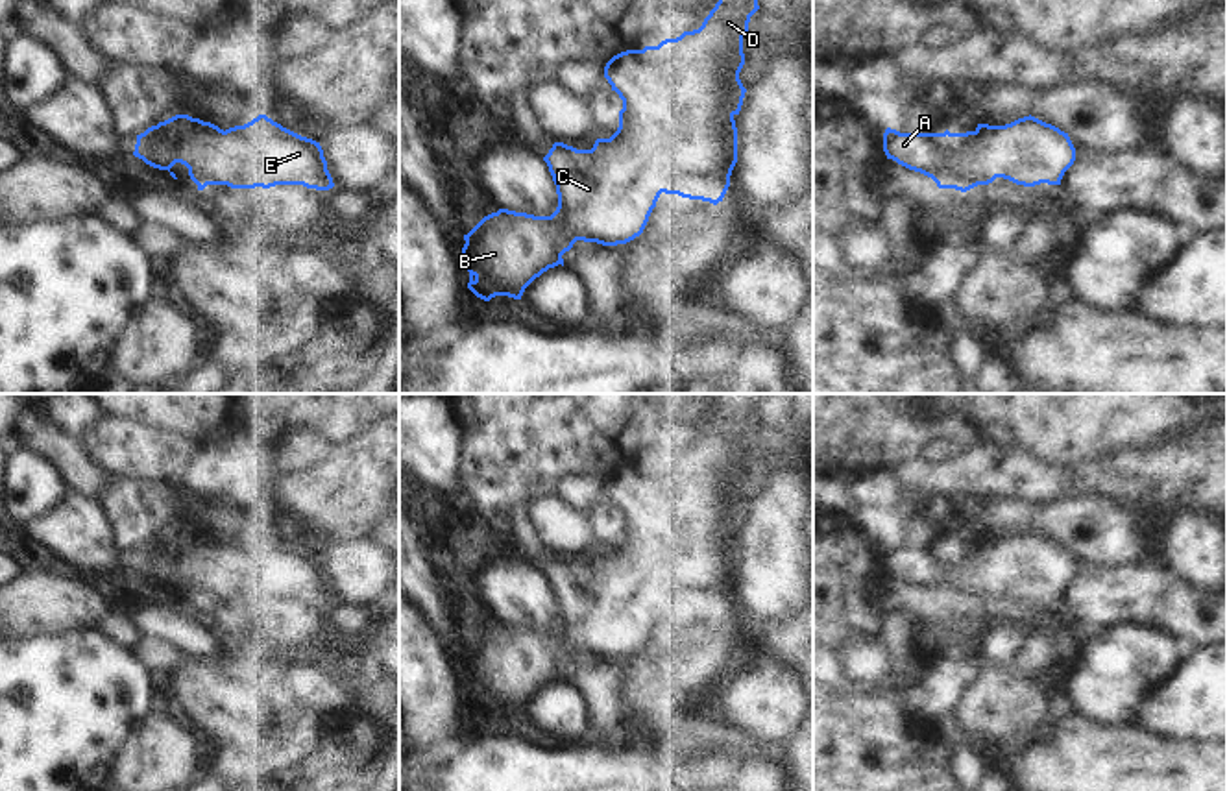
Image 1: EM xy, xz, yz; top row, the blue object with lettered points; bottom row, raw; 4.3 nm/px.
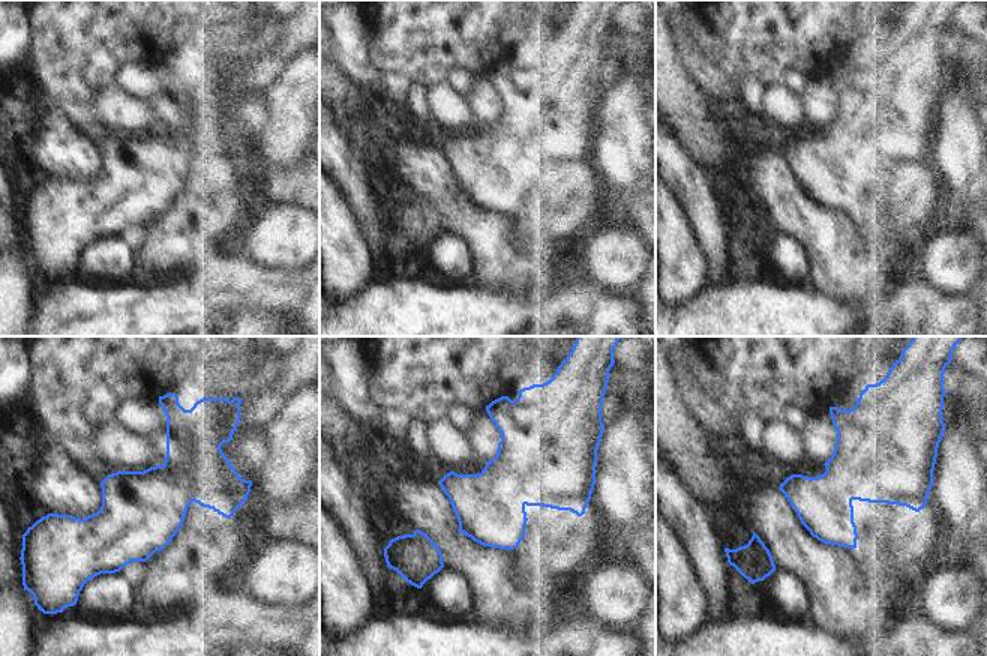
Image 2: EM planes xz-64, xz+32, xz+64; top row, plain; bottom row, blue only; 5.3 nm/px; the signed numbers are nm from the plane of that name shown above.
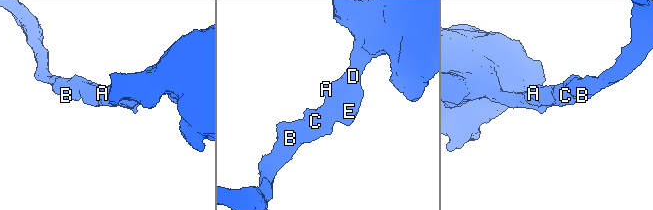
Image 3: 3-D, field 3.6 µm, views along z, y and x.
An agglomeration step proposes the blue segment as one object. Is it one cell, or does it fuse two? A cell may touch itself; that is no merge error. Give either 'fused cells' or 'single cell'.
single cell

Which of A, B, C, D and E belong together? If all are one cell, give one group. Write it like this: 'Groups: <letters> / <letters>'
Groups: A B C D E.

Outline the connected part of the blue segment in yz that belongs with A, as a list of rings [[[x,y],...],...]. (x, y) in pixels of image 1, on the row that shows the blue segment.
[[[1035,116],[966,133],[883,133],[887,159],[931,177],[939,189],[966,192],[996,177],[1016,185],[1061,185],[1075,161],[1068,133]]]

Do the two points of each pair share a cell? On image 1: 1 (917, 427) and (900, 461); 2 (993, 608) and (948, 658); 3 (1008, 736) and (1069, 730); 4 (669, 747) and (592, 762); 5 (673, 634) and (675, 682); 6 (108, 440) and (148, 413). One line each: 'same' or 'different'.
1: different
2: same
3: different
4: same
5: same
6: different

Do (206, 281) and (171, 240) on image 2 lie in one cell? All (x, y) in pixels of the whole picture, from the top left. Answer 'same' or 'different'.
different

